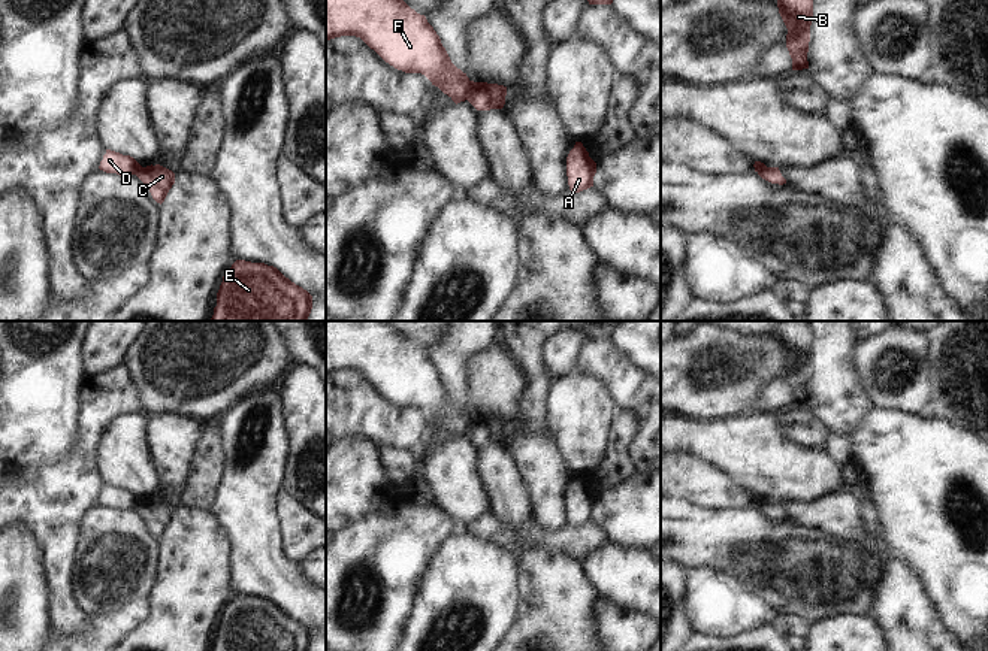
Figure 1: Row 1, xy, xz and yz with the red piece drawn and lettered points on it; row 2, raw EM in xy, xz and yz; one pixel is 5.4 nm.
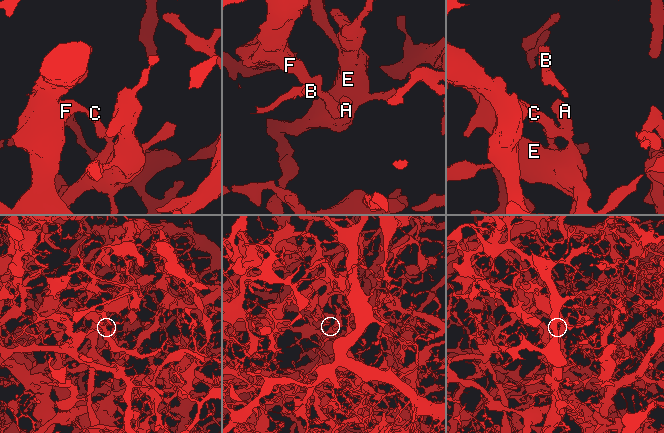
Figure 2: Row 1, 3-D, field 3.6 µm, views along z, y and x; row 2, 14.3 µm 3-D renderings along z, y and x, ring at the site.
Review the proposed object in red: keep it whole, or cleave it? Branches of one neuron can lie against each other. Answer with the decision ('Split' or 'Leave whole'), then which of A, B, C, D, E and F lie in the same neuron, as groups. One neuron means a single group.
Split. Groups: A B C E / D F.

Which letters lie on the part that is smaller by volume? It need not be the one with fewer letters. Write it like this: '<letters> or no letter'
D, F

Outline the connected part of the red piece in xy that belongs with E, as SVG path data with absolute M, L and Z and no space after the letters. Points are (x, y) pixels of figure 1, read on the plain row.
M236 594L223 611L212 651L309 651L312 630L265 597Z

